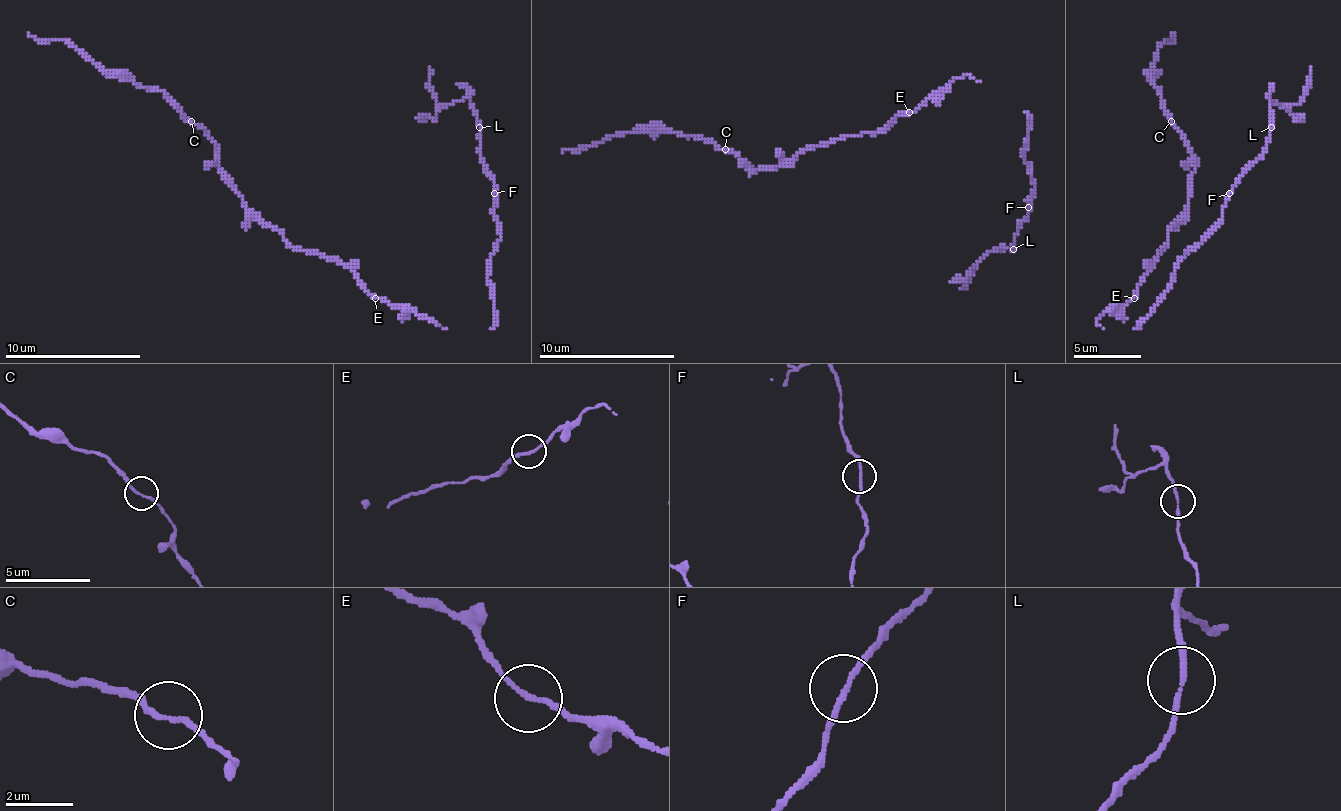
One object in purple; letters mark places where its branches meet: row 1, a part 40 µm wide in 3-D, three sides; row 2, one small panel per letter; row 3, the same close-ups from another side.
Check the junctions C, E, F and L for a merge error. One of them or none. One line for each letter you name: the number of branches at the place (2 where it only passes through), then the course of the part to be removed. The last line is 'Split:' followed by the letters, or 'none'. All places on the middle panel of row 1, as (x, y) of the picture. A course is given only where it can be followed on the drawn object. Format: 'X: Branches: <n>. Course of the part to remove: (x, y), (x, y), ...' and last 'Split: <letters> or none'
L: Branches: 2. Course of the part to remove: (1014, 248), (1001, 248), (984, 255), (963, 289)
Split: L

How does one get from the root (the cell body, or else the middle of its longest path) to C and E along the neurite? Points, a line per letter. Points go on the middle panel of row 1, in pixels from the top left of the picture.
C: (923, 102), (875, 132), (807, 146), (780, 166), (756, 173), (725, 149)
E: (923, 102), (909, 112)

